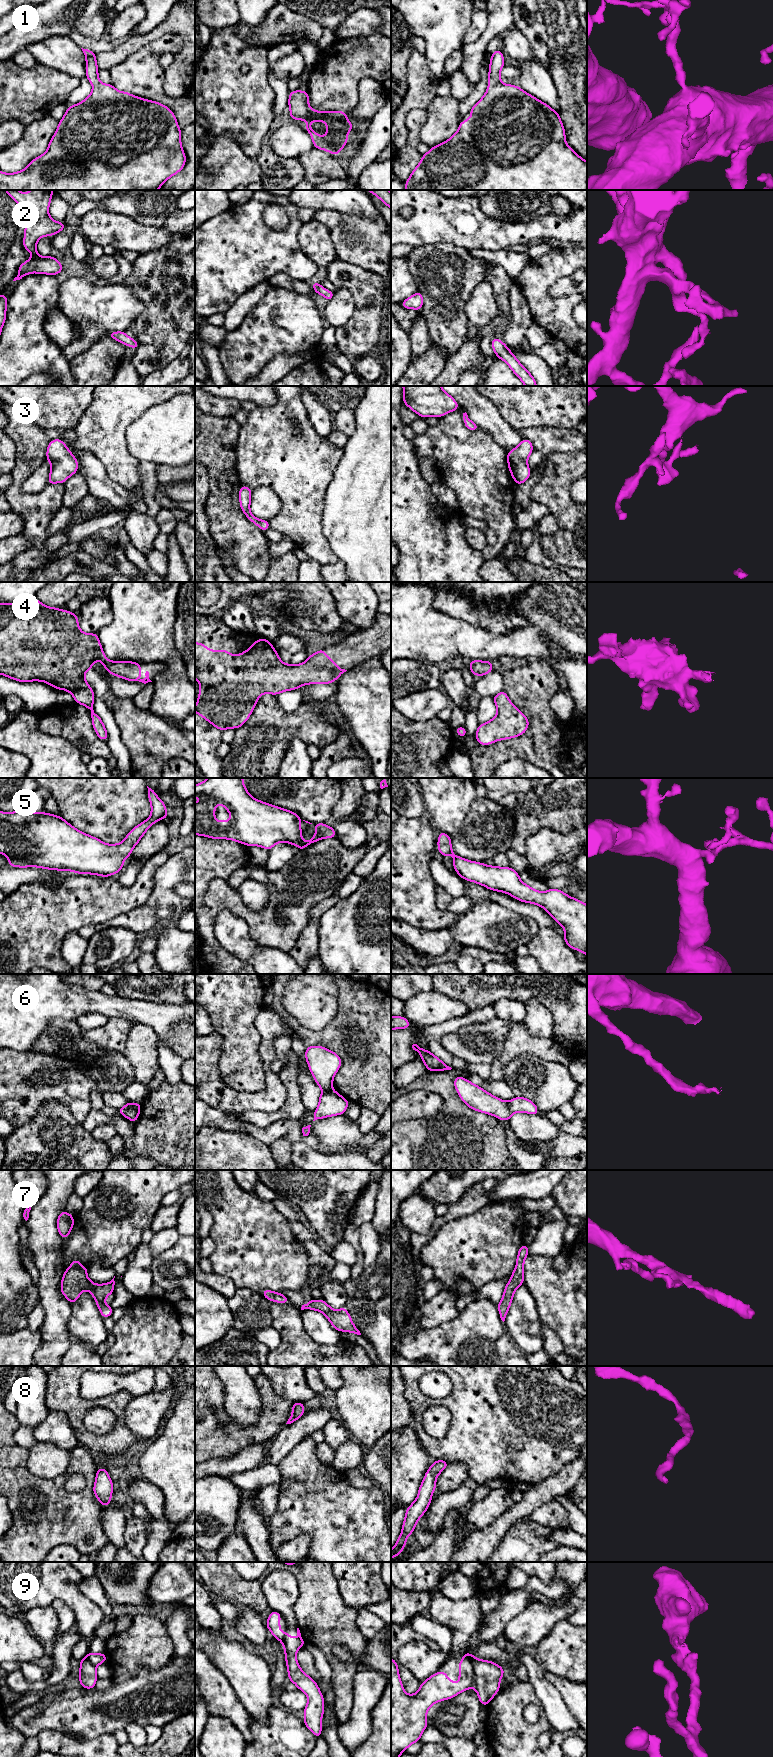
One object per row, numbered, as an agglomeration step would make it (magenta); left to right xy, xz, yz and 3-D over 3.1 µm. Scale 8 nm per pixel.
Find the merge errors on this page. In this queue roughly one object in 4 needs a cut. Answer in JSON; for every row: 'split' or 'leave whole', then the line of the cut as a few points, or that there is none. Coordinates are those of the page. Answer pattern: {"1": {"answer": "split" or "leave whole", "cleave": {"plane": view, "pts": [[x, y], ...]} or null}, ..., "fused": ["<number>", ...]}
{"1": {"answer": "leave whole", "cleave": null}, "2": {"answer": "leave whole", "cleave": null}, "3": {"answer": "leave whole", "cleave": null}, "4": {"answer": "leave whole", "cleave": null}, "5": {"answer": "leave whole", "cleave": null}, "6": {"answer": "split", "cleave": {"plane": "xy", "pts": [[139, 1111], [131, 1105], [123, 1115]]}}, "7": {"answer": "leave whole", "cleave": null}, "8": {"answer": "leave whole", "cleave": null}, "9": {"answer": "split", "cleave": {"plane": "yz", "pts": [[464, 1655], [472, 1666], [473, 1686]]}}, "fused": ["6", "9"]}

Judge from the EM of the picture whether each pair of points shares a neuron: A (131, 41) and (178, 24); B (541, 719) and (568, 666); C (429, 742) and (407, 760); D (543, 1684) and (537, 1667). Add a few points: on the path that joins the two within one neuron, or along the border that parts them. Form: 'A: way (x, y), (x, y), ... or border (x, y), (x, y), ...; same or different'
A: way (143, 39), (154, 35), (166, 26); same
B: border (547, 661), (549, 666), (556, 672); different
C: way (424, 745), (412, 755); same
D: way (539, 1680), (537, 1678), (537, 1671); same

